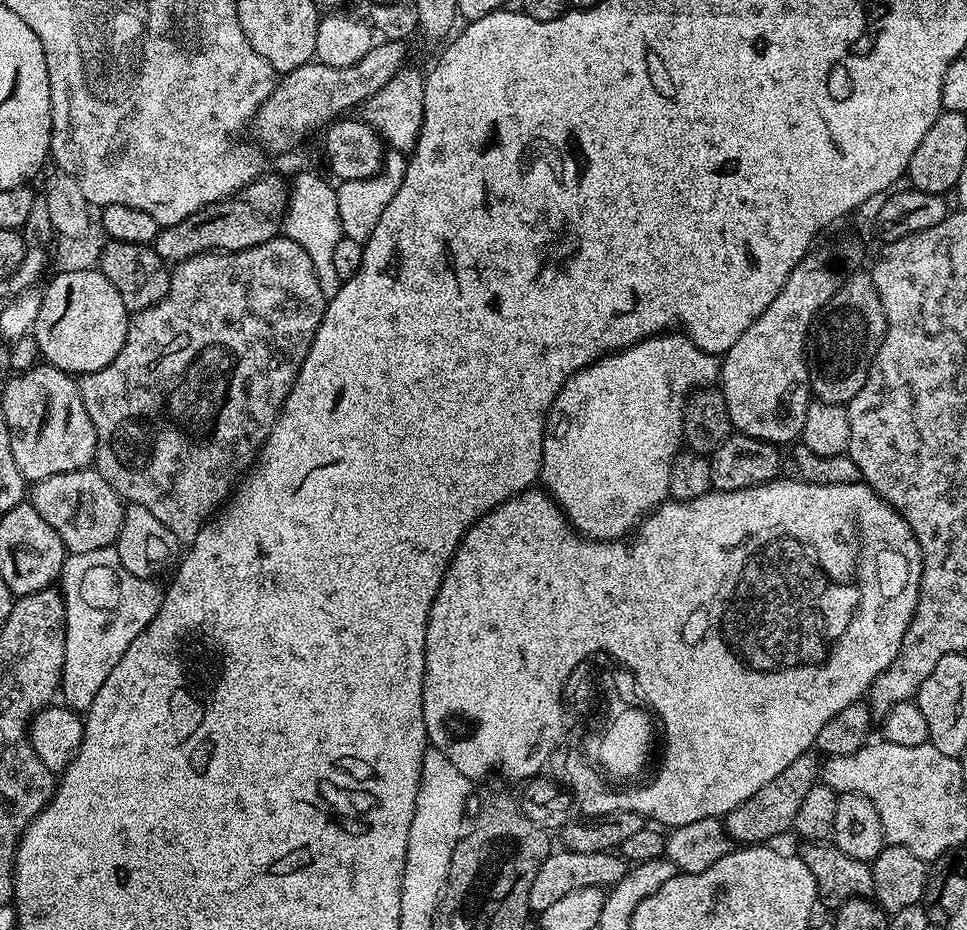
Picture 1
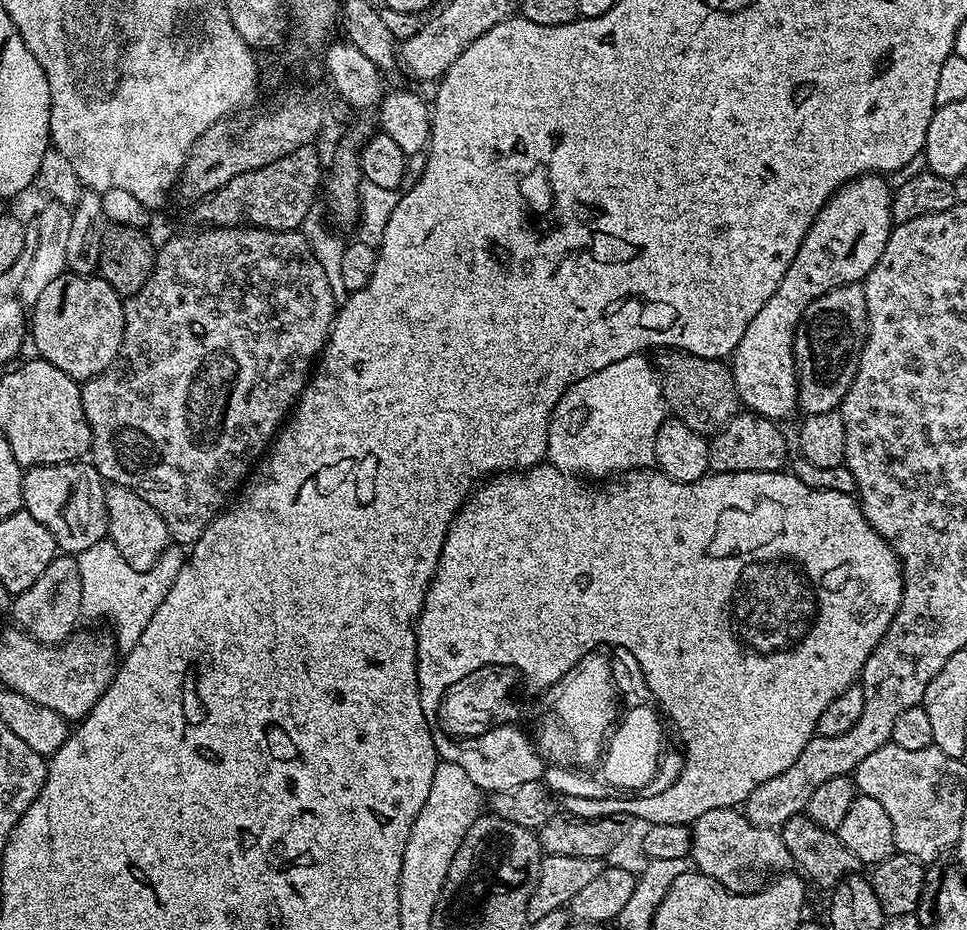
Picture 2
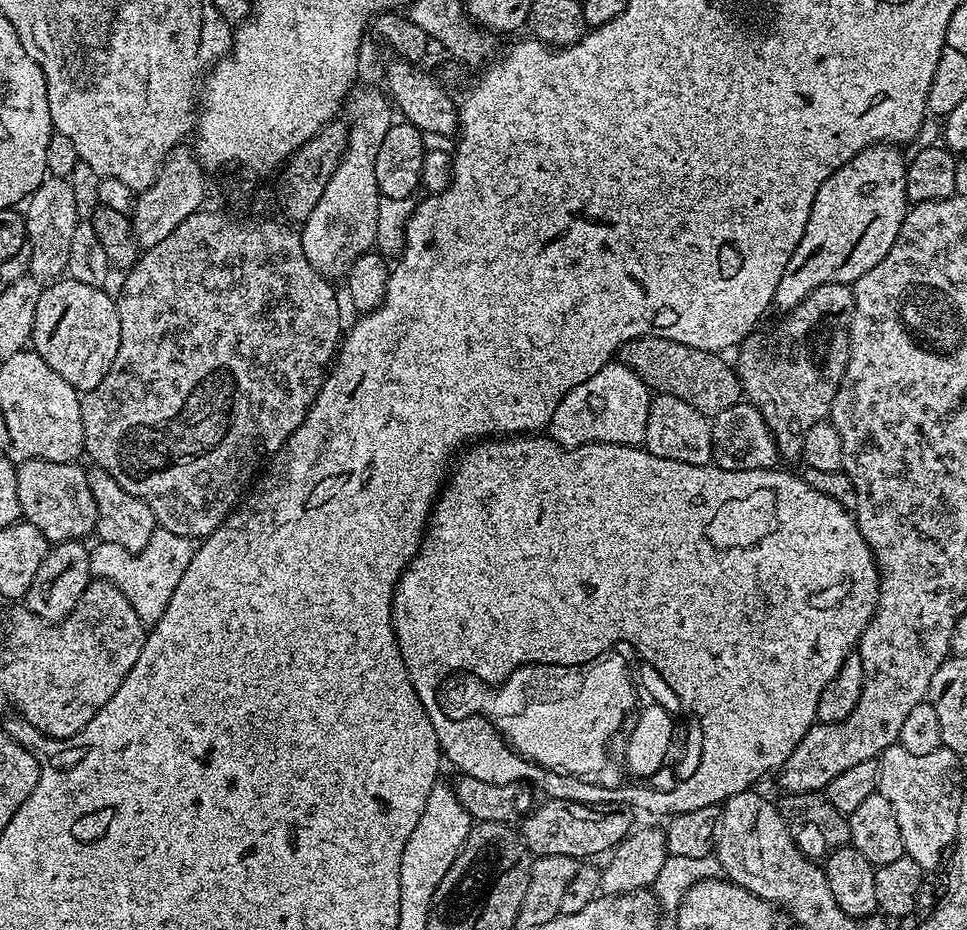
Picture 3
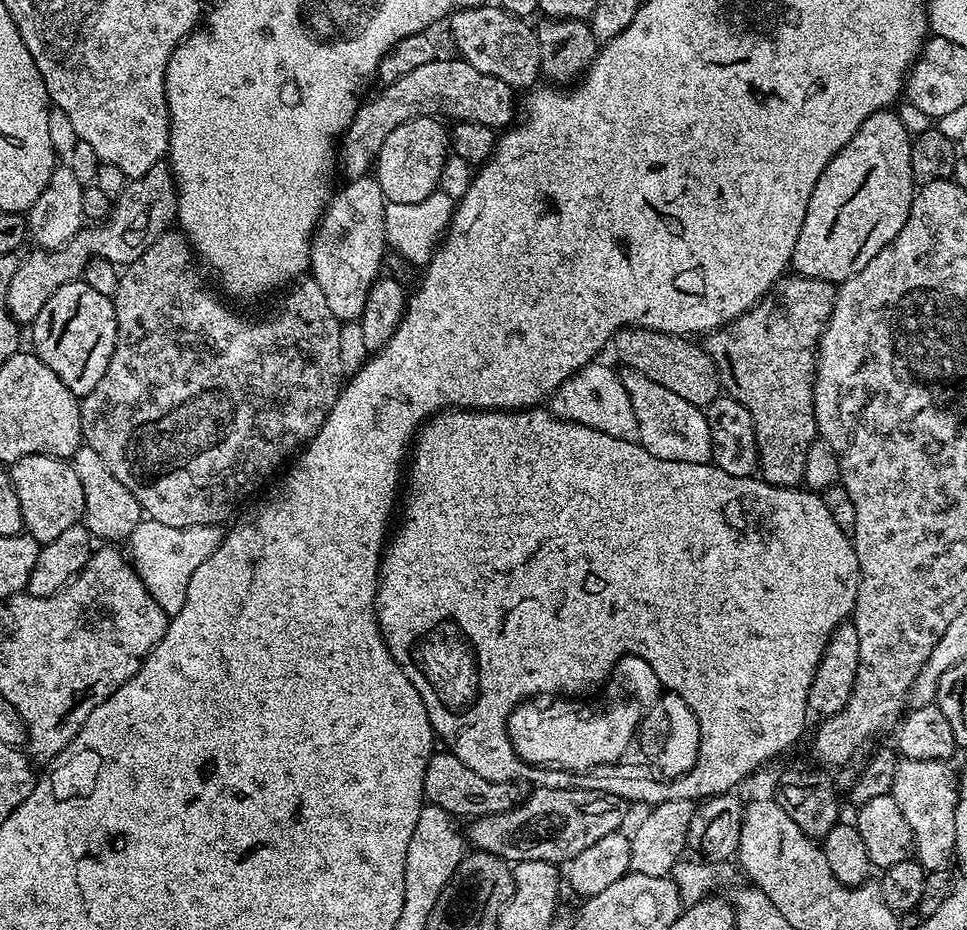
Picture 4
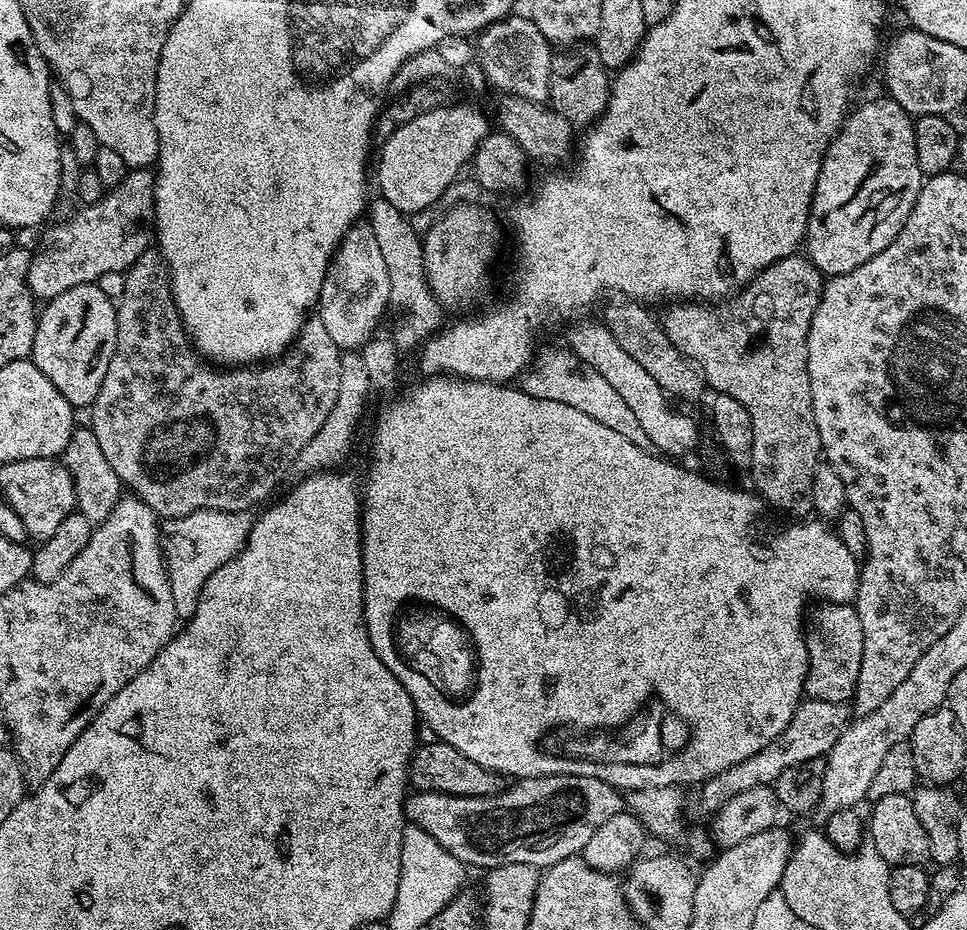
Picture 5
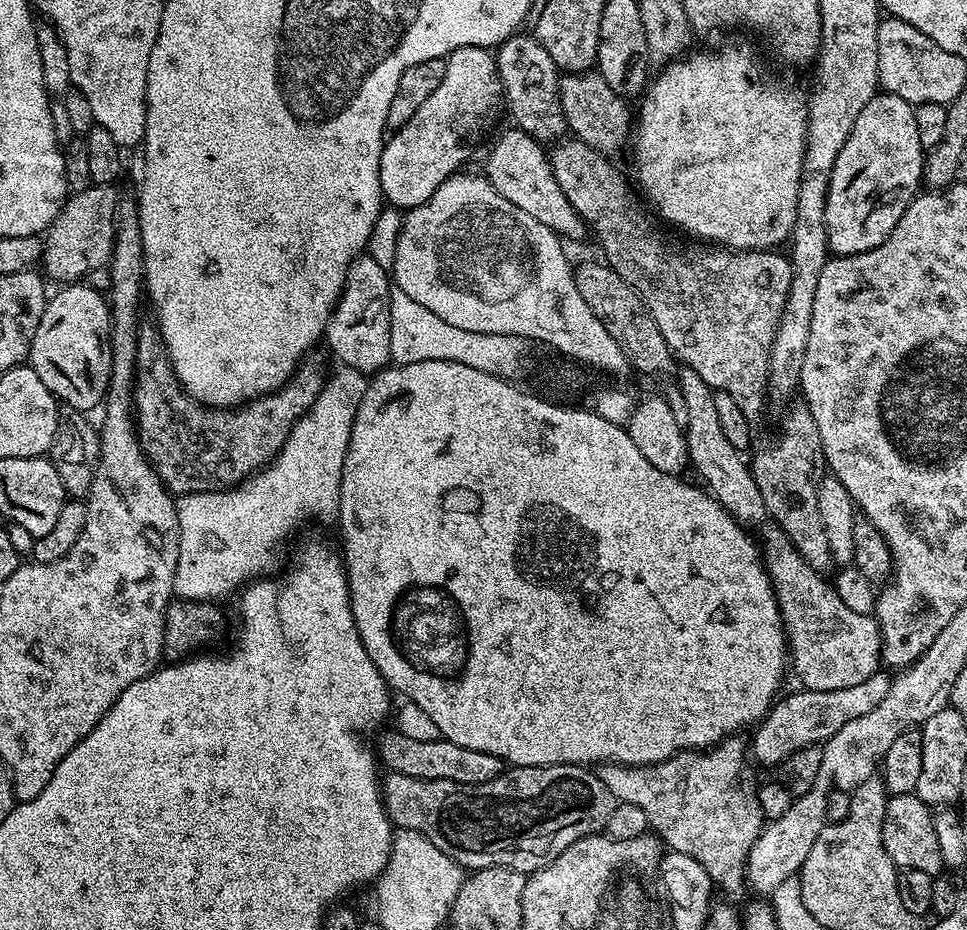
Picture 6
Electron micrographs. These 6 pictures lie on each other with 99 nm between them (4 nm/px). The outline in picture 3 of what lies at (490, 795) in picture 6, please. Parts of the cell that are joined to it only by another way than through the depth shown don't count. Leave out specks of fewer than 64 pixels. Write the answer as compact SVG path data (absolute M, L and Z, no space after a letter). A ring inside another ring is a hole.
M545 799L545 804L533 807L519 825L520 839L523 840L533 857L546 854L566 854L583 858L596 856L599 852L611 853L633 831L631 804L579 804L573 800Z

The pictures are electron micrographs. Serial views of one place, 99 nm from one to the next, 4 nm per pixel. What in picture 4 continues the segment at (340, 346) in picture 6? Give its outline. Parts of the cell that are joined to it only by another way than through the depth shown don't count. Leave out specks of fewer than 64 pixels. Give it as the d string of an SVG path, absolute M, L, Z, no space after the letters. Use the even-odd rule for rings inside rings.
M375 175L348 180L345 185L329 200L316 231L312 233L310 276L322 286L322 295L326 297L331 313L341 322L356 322L363 314L367 294L381 275L380 267L384 264L386 201Z

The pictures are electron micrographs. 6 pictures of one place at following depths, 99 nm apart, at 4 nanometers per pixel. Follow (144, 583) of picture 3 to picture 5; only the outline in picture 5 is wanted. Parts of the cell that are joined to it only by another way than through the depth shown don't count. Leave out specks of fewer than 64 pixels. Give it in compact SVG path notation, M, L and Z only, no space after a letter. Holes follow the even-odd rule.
M198 510L182 518L163 521L164 567L168 569L168 576L172 580L174 610L181 621L186 622L194 614L206 578L210 578L218 566L230 562L230 558L242 551L252 529L252 522L253 517L248 512L226 510Z

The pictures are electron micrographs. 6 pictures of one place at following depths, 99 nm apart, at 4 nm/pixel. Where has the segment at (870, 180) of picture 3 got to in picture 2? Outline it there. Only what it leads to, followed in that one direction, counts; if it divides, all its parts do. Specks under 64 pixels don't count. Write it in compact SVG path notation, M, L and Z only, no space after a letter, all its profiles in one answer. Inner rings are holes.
M865 174L843 184L826 206L814 218L810 230L804 235L794 262L786 270L778 290L770 294L766 306L754 314L754 322L746 326L742 342L730 357L732 377L740 395L740 403L747 411L757 412L768 420L784 422L800 403L800 387L796 385L796 355L794 338L796 327L804 319L806 306L822 294L843 284L863 281L864 277L882 258L890 238L893 189L883 175Z

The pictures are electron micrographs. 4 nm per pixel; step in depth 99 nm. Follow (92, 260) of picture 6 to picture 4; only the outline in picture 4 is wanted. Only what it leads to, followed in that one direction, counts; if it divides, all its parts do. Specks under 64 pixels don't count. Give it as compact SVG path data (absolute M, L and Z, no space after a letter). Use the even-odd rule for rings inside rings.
M167 159L154 162L146 174L134 176L112 205L112 212L105 220L84 226L76 236L61 248L52 251L33 250L20 261L14 278L10 278L7 302L8 313L21 326L30 326L38 318L42 306L62 286L71 280L81 279L87 264L94 258L108 259L117 266L133 264L163 232L173 227L176 218L176 179Z

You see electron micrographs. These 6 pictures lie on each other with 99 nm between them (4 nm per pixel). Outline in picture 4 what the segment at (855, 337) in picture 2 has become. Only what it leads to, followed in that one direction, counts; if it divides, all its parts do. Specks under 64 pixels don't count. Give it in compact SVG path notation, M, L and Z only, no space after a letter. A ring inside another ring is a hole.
M785 274L777 280L769 295L749 312L734 318L703 337L702 347L710 354L720 375L723 391L750 410L754 418L754 434L758 442L759 475L779 488L795 488L804 479L806 450L817 439L814 418L814 384L816 382L816 350L820 336L834 310L837 285L799 274Z

